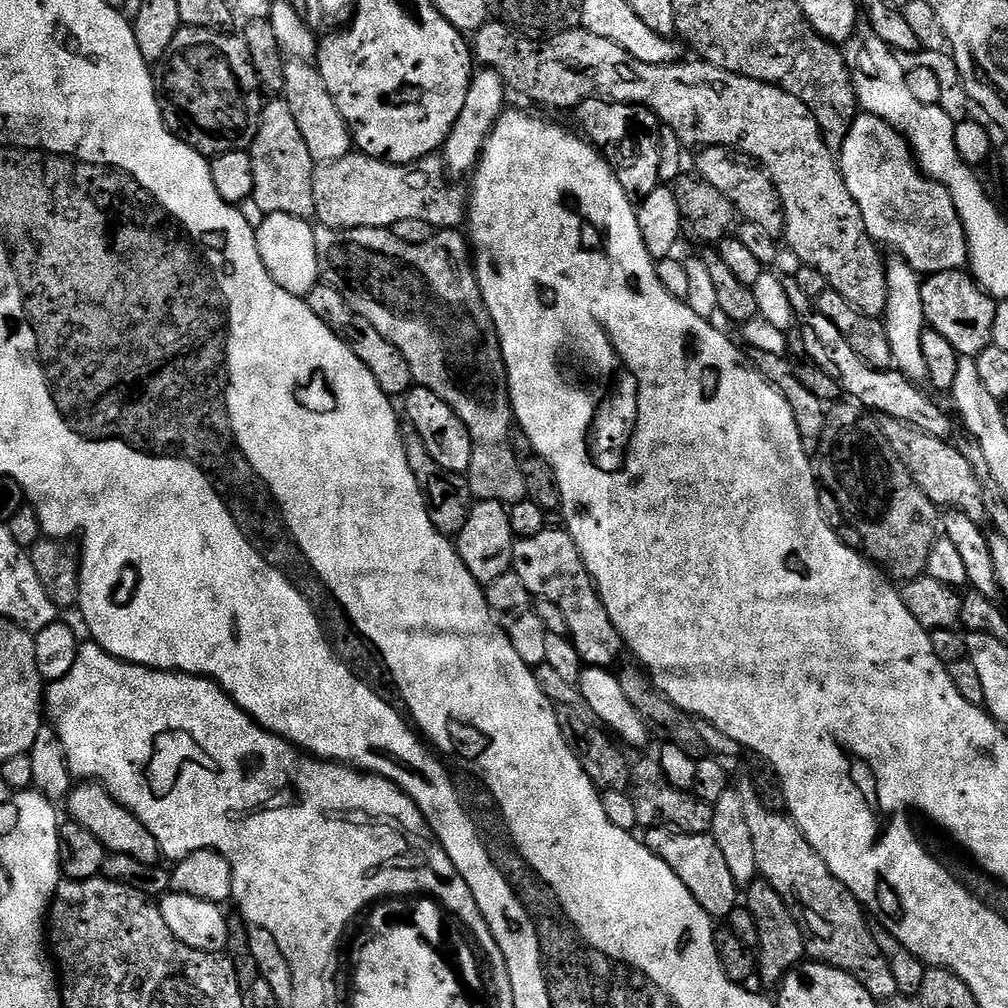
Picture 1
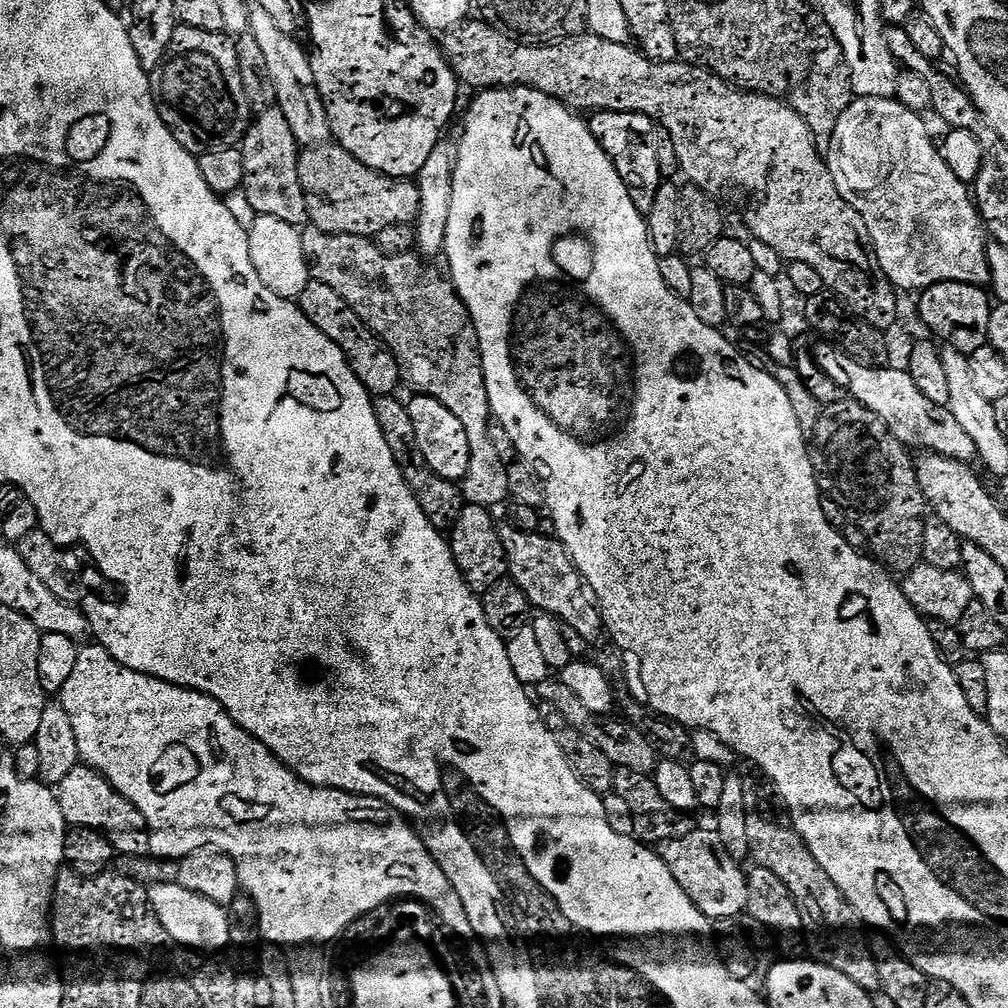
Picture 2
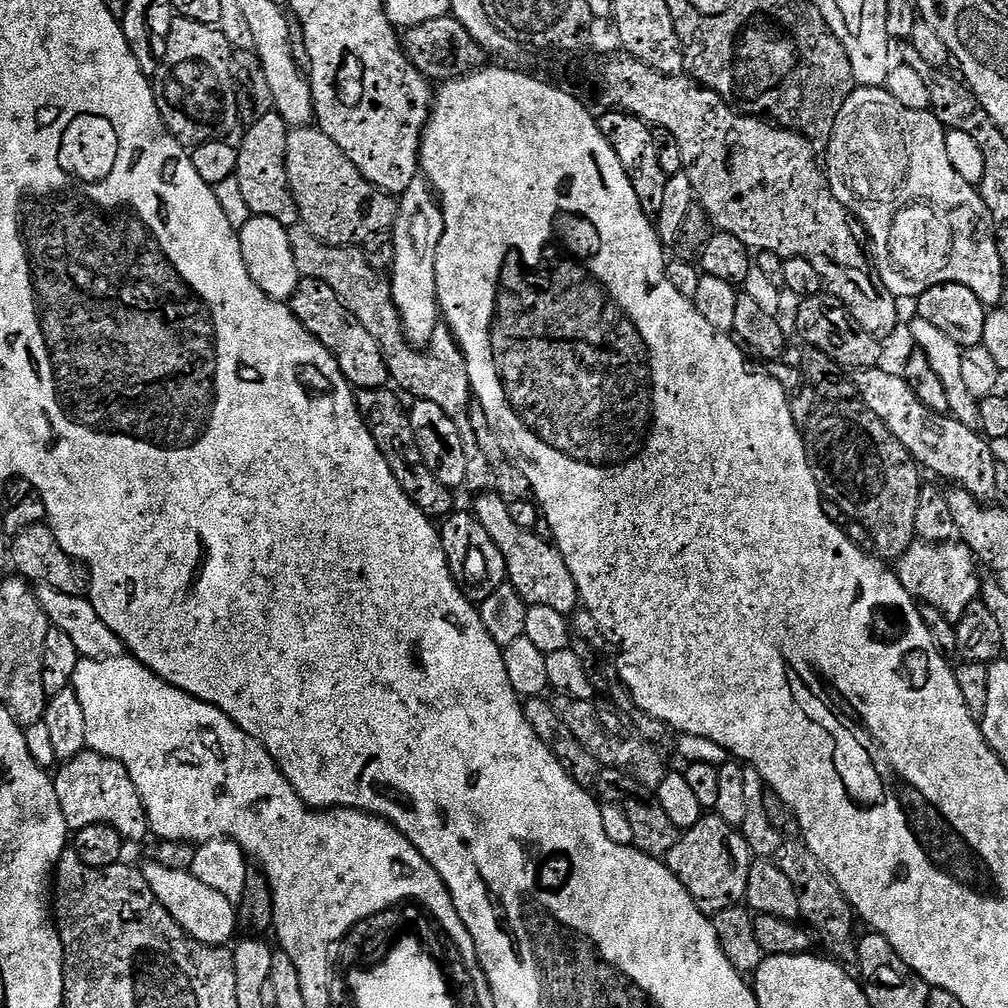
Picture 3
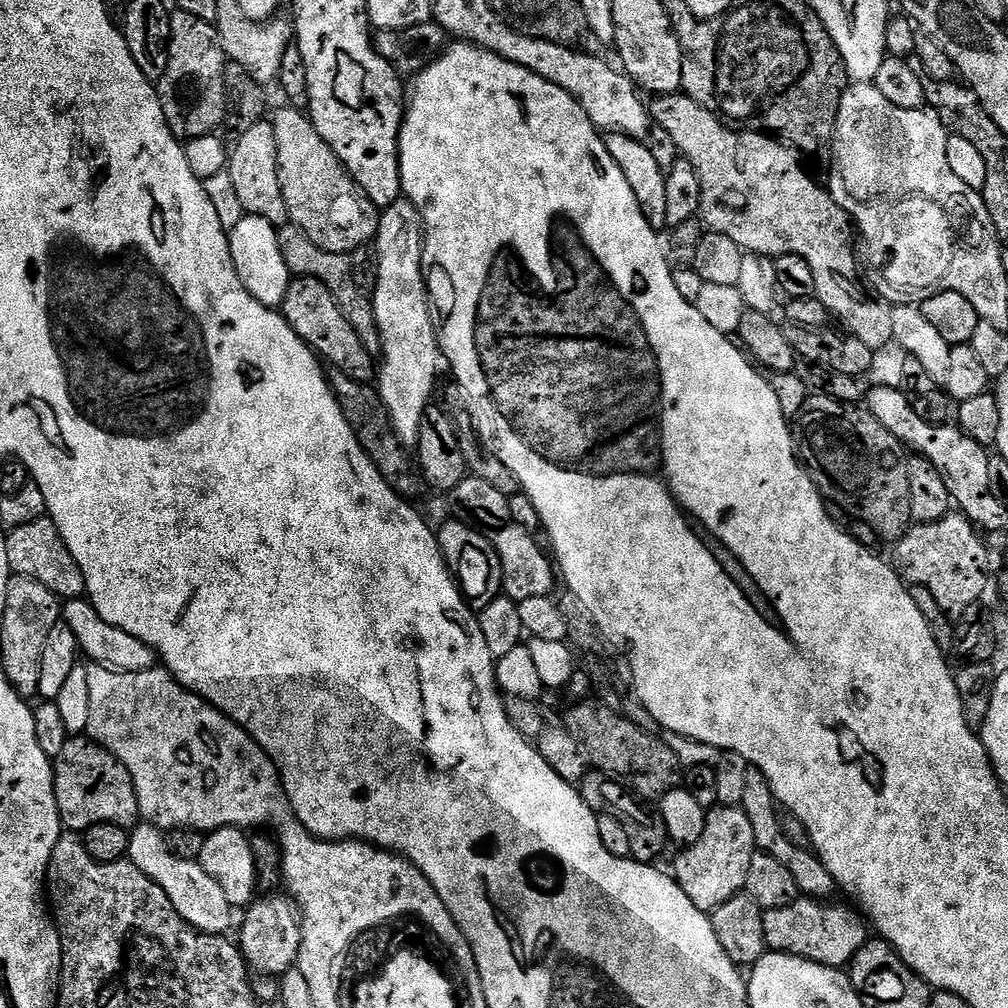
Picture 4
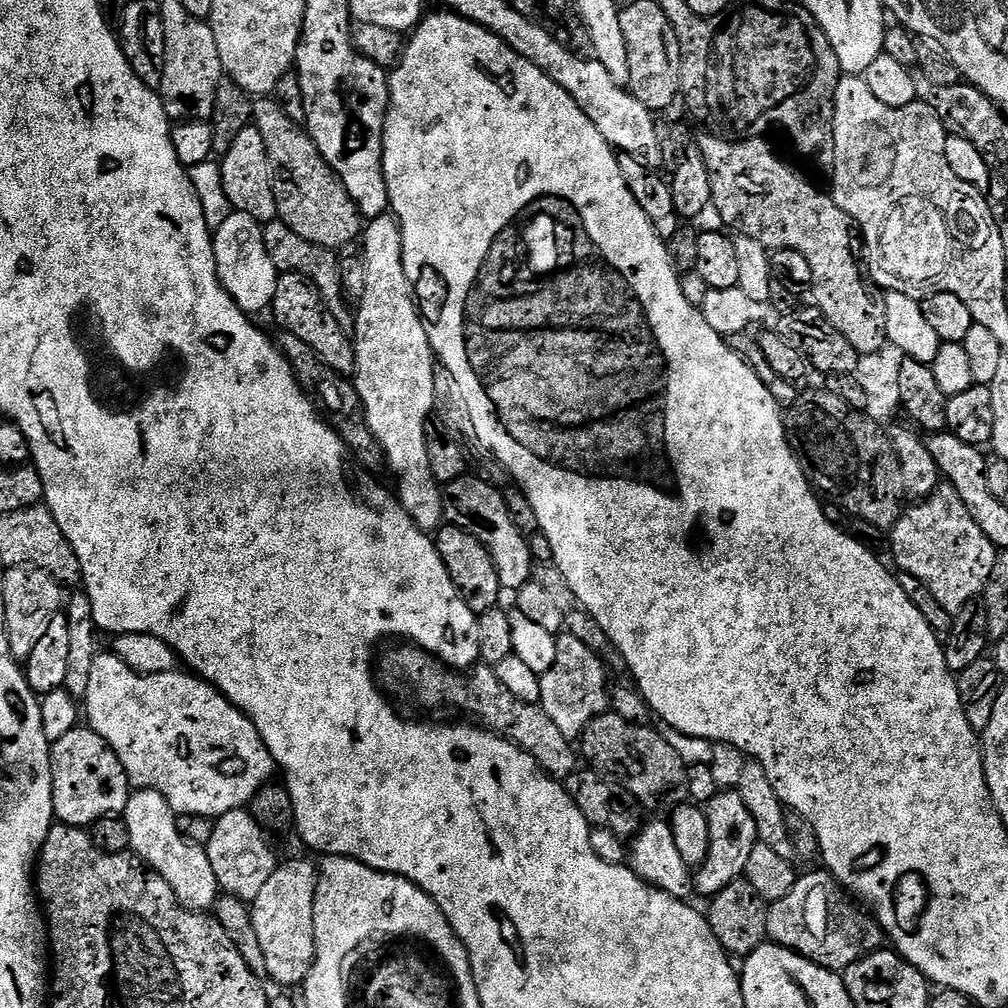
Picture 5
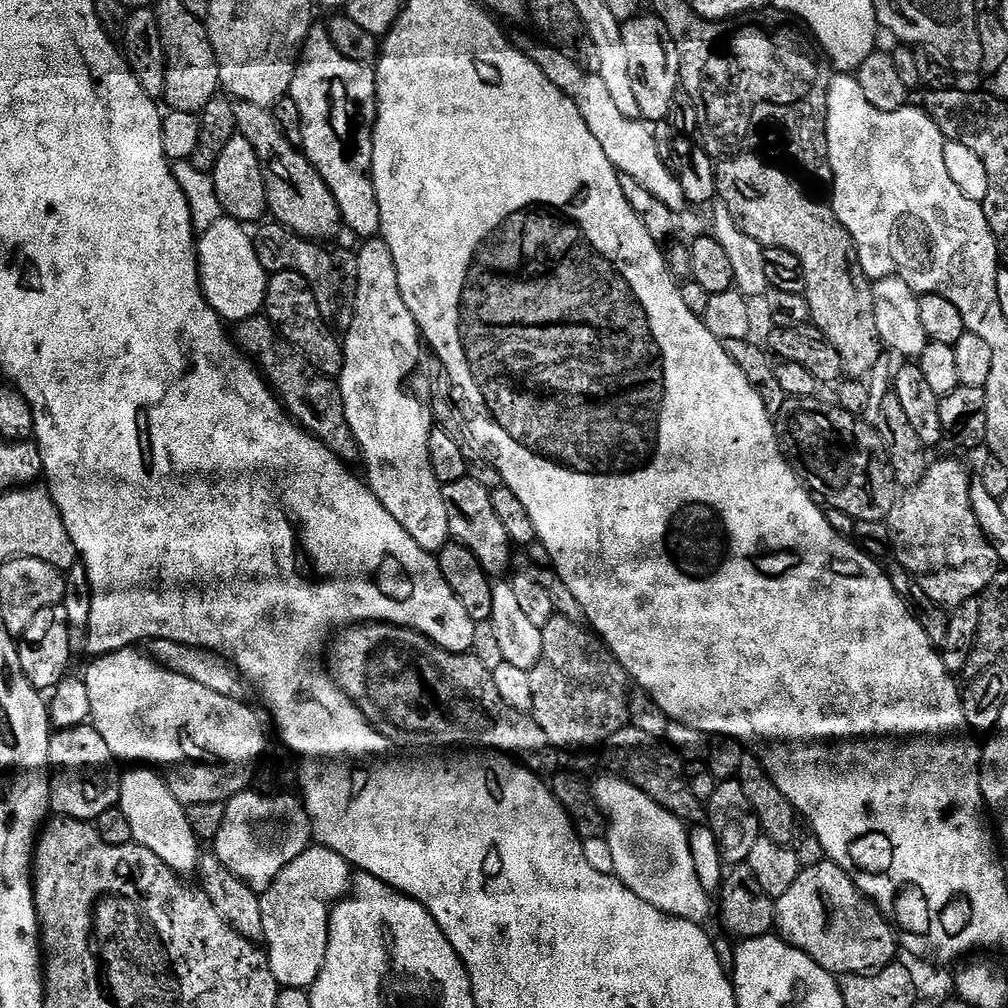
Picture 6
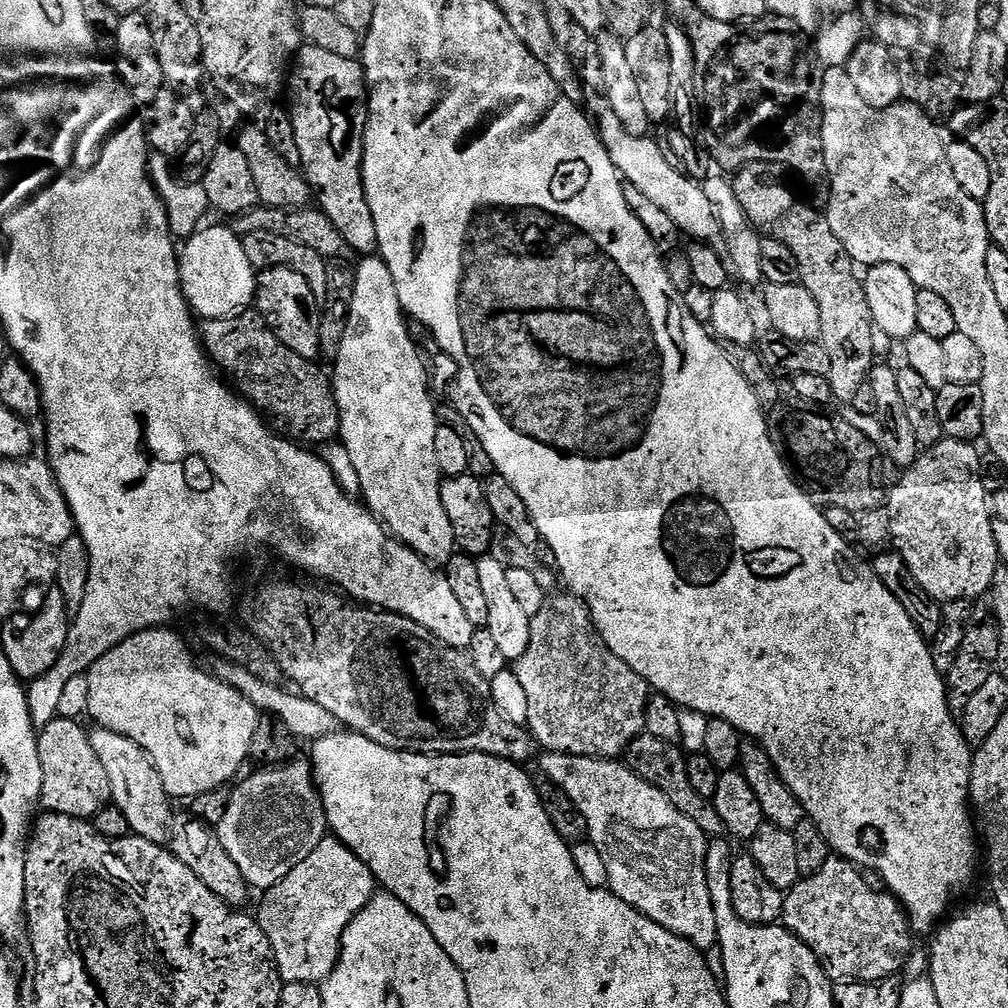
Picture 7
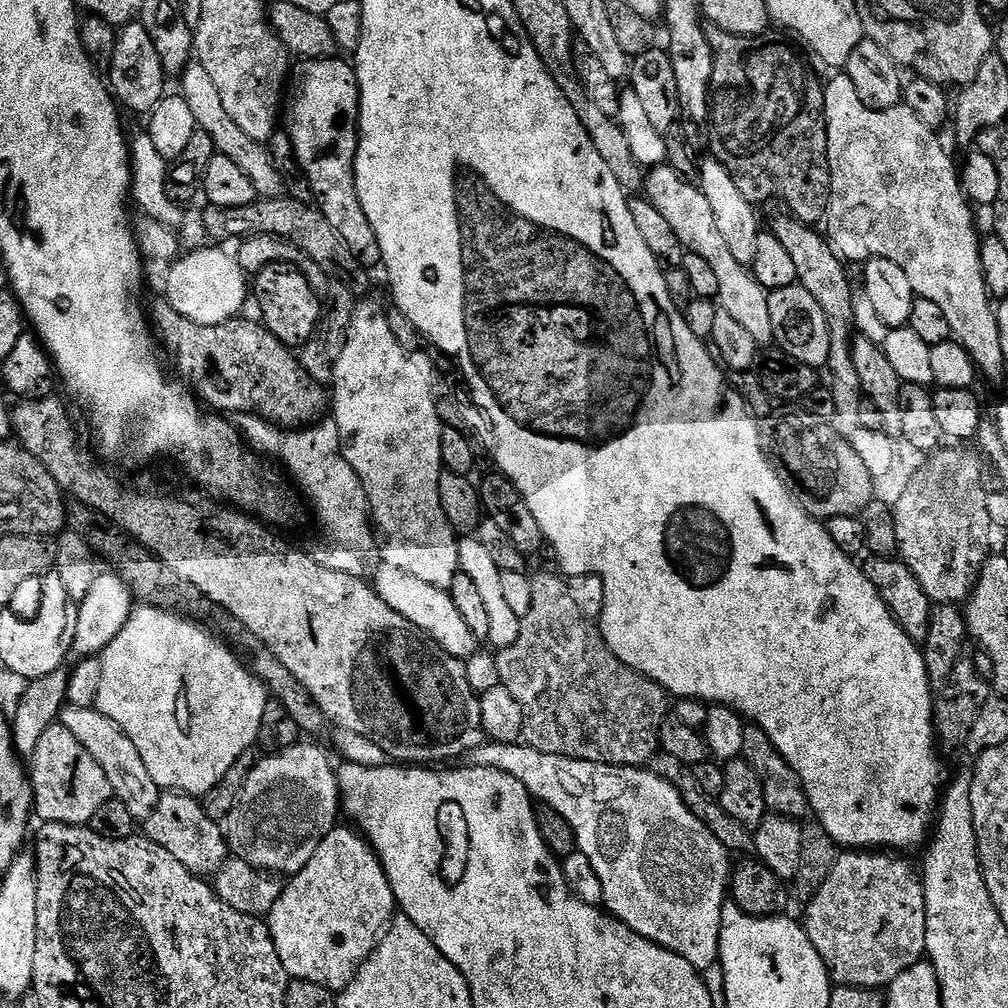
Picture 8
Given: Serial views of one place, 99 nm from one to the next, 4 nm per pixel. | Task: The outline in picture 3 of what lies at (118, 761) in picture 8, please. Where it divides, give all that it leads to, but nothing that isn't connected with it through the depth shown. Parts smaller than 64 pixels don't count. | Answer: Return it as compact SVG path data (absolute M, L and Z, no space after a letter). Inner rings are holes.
M164 864L143 865L142 871L150 890L162 902L162 906L182 926L182 930L193 936L203 944L214 944L217 946L227 945L232 935L237 935L238 921L236 919L236 908L218 890L210 890L203 882L198 882L191 871L180 868L167 868Z

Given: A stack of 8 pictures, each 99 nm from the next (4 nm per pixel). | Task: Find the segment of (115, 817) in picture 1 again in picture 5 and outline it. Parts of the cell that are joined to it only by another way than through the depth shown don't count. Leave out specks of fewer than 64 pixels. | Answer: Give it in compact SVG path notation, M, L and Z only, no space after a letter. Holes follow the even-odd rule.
M77 726L51 745L55 819L87 829L107 816L120 816L130 795L128 775L111 746L92 728Z

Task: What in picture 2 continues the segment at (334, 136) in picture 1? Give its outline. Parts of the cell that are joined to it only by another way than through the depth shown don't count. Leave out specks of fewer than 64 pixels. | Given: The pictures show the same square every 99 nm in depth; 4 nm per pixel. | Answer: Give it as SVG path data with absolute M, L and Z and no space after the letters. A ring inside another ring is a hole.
M259 6L251 9L250 35L258 38L258 46L266 54L266 66L270 66L270 78L274 81L276 91L276 107L286 114L286 122L290 122L290 130L294 130L294 138L301 146L319 146L332 140L332 127L326 114L326 106L322 102L320 92L314 82L314 70L309 53L295 39L295 35L278 30L274 18L266 14Z

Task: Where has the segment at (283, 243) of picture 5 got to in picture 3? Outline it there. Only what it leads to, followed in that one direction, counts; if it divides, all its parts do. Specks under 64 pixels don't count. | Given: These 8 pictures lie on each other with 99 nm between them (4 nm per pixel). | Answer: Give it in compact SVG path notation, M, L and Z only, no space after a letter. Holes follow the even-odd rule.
M303 226L288 229L288 237L290 250L294 250L294 266L298 266L301 277L326 282L326 286L338 294L346 310L350 310L350 314L354 314L354 318L366 326L374 342L378 342L386 358L391 383L397 384L395 387L401 393L409 392L416 400L435 402L442 406L442 410L454 418L461 430L467 429L470 424L468 407L474 404L470 374L466 370L466 358L447 327L437 328L432 341L423 350L409 344L404 328L400 325L400 315L392 301L391 283L381 273L375 272L370 262L366 262L359 247L334 248L314 238L314 234L310 234L310 230Z

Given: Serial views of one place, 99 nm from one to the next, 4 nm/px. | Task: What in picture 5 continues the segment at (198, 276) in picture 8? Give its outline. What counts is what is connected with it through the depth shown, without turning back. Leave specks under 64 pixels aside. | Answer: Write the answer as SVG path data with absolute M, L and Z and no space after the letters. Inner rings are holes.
M233 211L222 226L214 230L212 237L214 258L220 285L234 298L241 310L255 314L271 309L274 290L276 289L277 270L274 262L270 262L270 254L266 254L264 230L260 223L250 214Z

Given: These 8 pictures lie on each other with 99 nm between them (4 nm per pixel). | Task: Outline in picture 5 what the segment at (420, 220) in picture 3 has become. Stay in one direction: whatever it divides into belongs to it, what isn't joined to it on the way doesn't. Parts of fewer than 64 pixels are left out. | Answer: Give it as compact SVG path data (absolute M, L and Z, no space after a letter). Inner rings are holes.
M385 214L367 221L362 232L362 247L366 262L366 294L354 312L356 393L364 410L364 422L380 443L387 471L392 471L396 479L394 492L400 505L421 530L432 534L444 520L444 497L441 485L430 470L424 429L438 404L437 365L428 329L414 299L414 286L406 278L399 220Z

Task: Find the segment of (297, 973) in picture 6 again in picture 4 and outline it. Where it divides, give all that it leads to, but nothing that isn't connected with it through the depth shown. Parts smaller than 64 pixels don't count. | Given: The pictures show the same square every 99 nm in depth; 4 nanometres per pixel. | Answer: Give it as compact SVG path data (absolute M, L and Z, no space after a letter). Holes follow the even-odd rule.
M265 895L257 899L243 916L244 925L240 928L238 947L244 955L245 964L253 973L261 972L264 976L279 978L296 967L296 959L300 953L300 917L287 895Z

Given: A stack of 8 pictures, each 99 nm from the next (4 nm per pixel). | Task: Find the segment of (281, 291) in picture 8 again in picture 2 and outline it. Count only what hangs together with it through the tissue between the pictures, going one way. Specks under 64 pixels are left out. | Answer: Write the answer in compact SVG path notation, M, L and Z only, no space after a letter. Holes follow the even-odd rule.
M309 279L298 303L308 321L318 326L318 330L322 330L322 334L326 334L326 338L330 338L330 342L334 342L338 350L342 350L354 374L358 374L358 378L373 397L390 396L397 391L395 388L399 386L400 380L402 384L402 373L396 355L369 330L366 322L358 318L358 314L354 314L354 310L342 298L342 294L338 294L338 290L326 286L326 282L321 280Z

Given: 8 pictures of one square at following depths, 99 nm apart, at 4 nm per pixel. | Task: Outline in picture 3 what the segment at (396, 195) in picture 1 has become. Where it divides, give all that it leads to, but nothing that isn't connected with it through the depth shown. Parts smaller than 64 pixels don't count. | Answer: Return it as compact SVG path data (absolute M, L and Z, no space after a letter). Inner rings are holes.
M319 127L293 128L289 131L286 138L286 174L300 211L300 224L324 244L331 244L334 248L360 246L374 234L388 232L396 224L397 197L375 188L358 170L358 166L346 158L338 142L320 131Z

